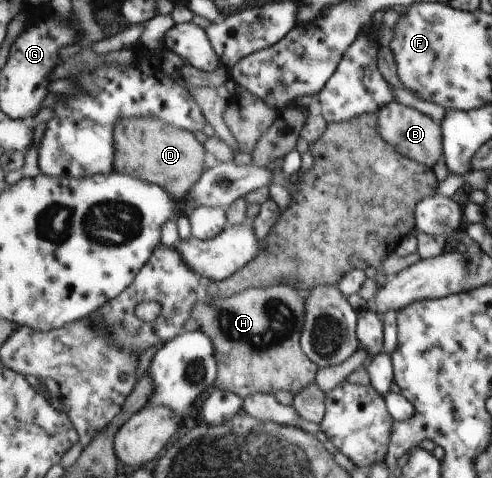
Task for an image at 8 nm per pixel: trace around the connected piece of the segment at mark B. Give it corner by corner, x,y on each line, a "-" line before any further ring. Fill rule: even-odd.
396,100
382,107
378,112
378,116
379,133
406,156
428,165
431,169
438,164
438,160
444,159
442,126
436,124
438,120

